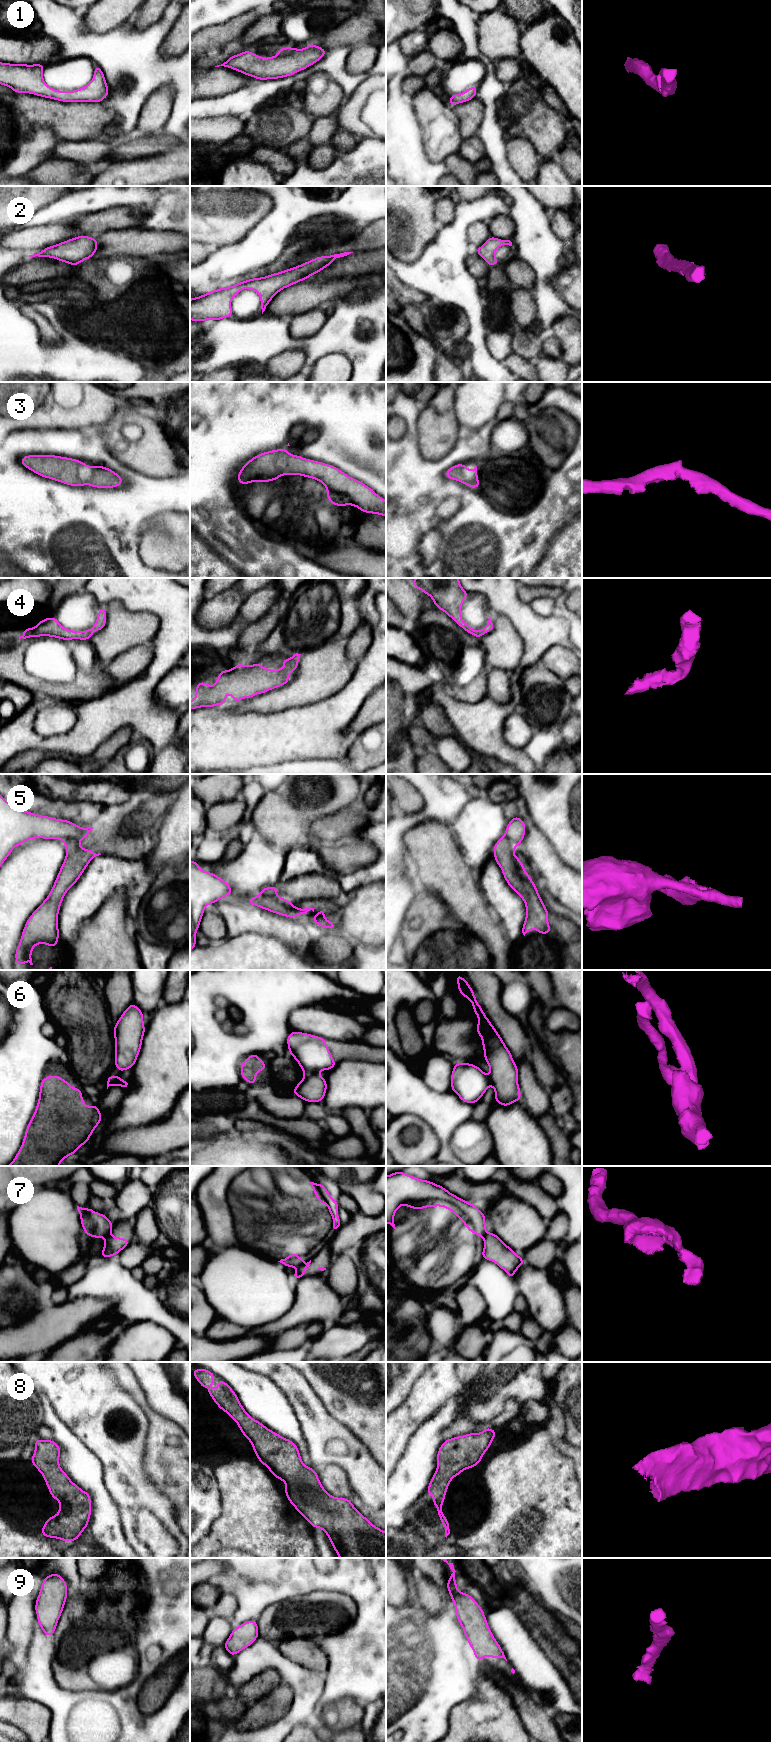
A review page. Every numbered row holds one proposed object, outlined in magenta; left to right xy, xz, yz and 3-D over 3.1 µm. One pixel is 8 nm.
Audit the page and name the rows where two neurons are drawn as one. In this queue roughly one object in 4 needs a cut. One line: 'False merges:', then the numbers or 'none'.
False merges: 5, 6, 7

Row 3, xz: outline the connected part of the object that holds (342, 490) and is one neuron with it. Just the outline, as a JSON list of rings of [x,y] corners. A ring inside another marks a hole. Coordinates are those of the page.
[[[286,449],[254,456],[239,471],[237,482],[271,482],[282,475],[301,475],[320,481],[327,489],[326,498],[334,506],[352,505],[363,513],[386,517],[386,501],[370,487],[333,465],[292,455]]]

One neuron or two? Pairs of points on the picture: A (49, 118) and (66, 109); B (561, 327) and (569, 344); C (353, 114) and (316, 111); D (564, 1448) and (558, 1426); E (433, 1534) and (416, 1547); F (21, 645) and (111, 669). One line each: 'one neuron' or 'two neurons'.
A: one neuron
B: one neuron
C: two neurons
D: one neuron
E: two neurons
F: two neurons

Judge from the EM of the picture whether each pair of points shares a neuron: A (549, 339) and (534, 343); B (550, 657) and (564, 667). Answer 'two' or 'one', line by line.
A: two
B: one

